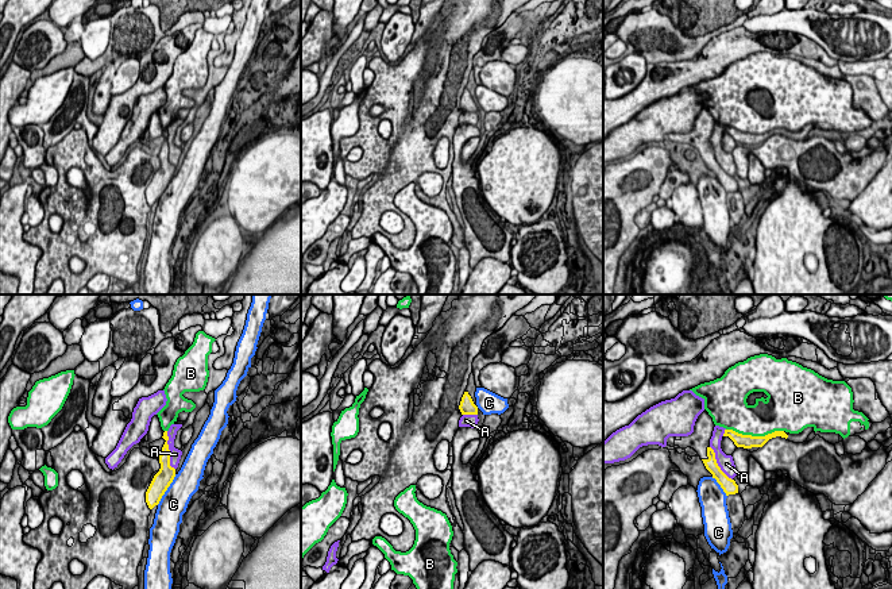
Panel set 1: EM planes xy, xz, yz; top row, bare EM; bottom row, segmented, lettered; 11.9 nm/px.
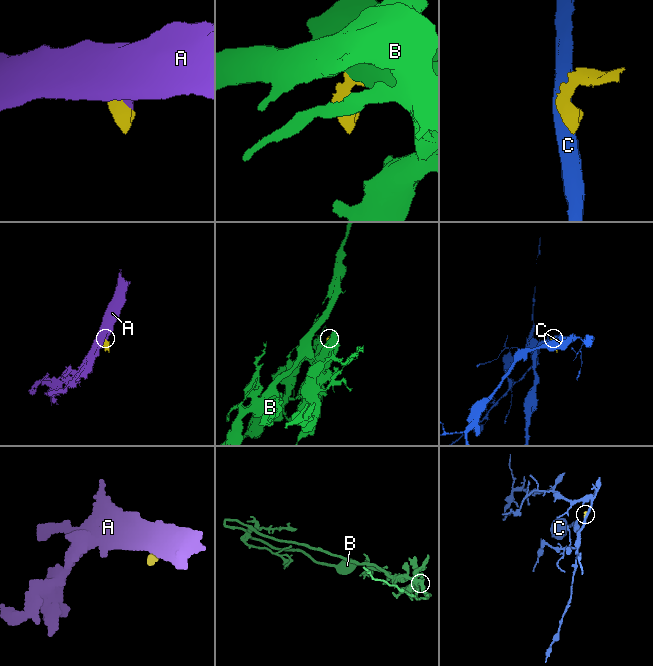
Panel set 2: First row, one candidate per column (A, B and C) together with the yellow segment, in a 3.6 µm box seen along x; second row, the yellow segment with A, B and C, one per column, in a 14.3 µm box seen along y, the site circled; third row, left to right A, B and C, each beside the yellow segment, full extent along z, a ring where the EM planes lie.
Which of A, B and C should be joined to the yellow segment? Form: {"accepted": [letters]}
{"accepted": []}

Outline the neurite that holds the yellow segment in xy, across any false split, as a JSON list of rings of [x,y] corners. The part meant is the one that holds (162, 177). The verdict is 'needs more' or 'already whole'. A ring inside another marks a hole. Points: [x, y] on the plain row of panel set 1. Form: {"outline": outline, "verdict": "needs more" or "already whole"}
{"outline": [[[167,128],[163,130],[162,134],[166,139],[162,145],[161,153],[159,153],[159,161],[161,166],[154,173],[147,189],[146,189],[146,200],[150,207],[152,207],[155,203],[159,201],[162,193],[173,180],[175,174],[175,166],[170,163],[170,147],[169,147],[169,134]]], "verdict": "already whole"}

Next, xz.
{"outline": [[[464,89],[459,107],[462,112],[478,112],[478,104],[474,101],[468,89]]], "verdict": "already whole"}

